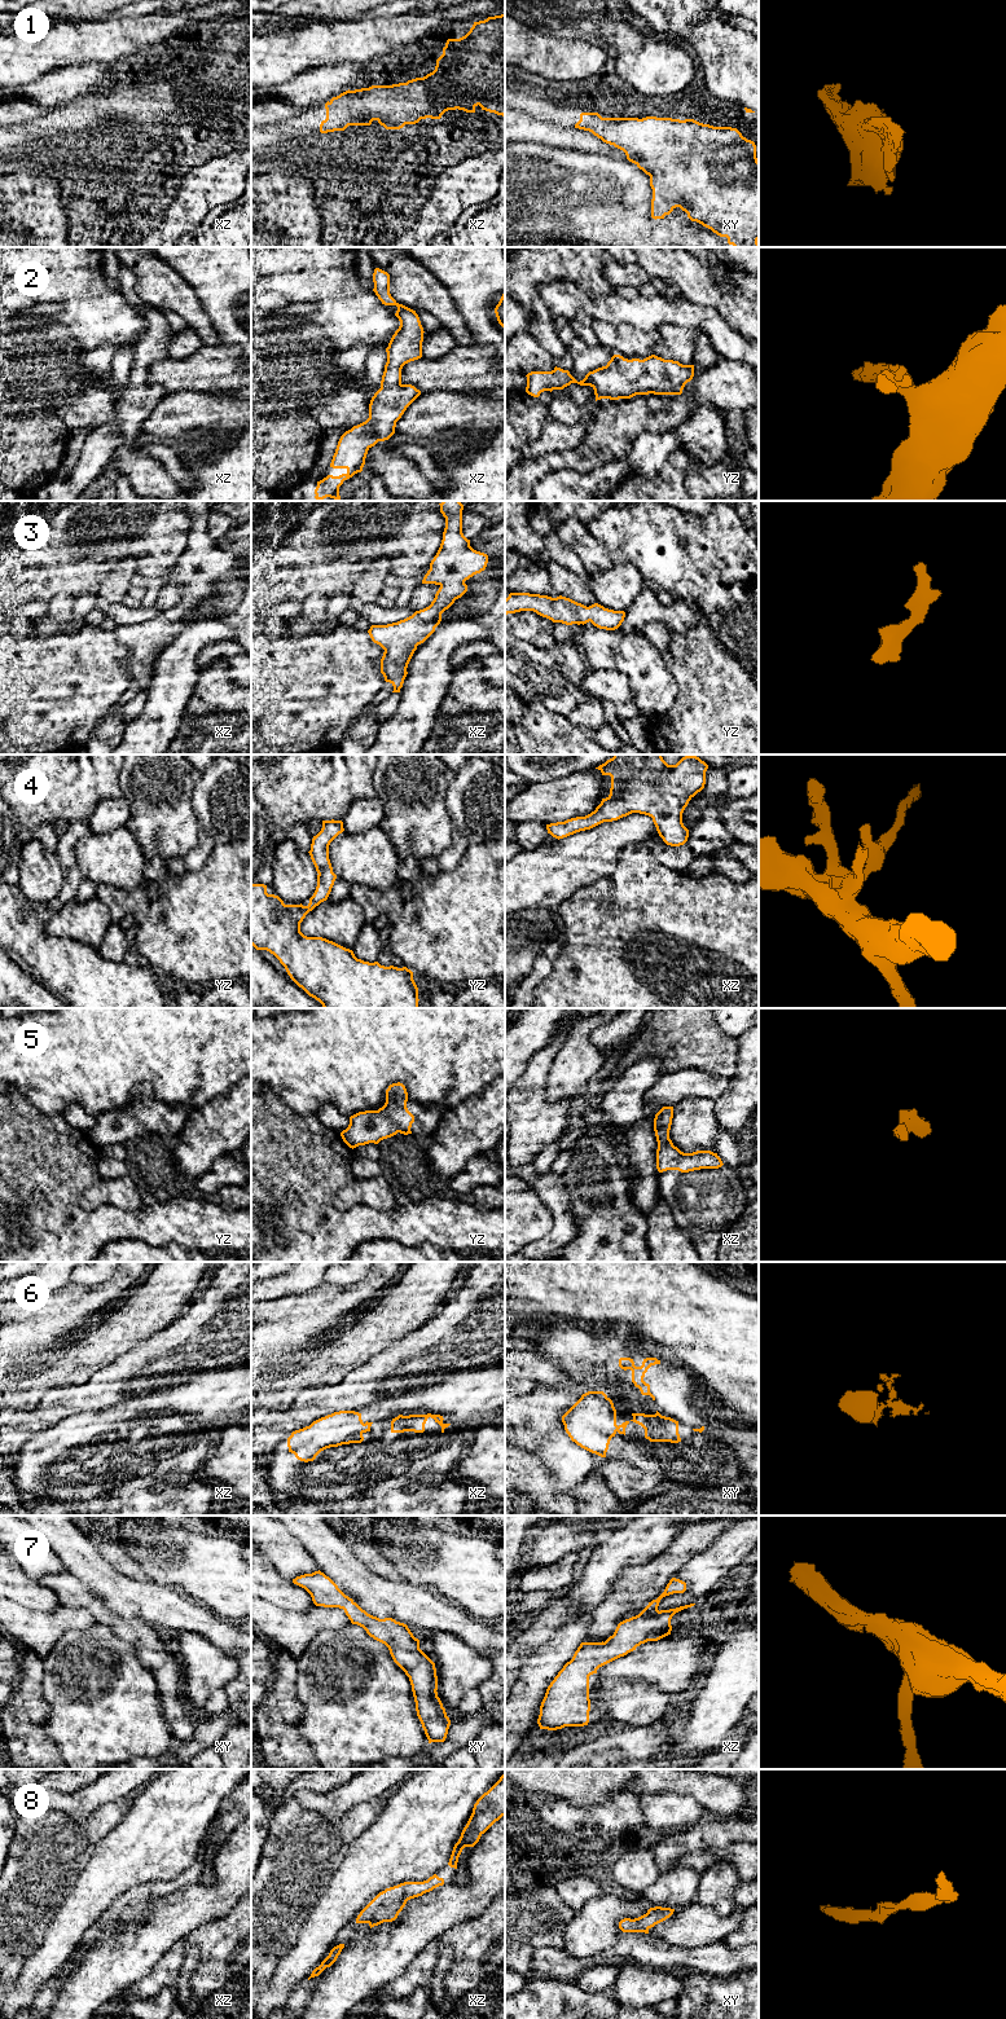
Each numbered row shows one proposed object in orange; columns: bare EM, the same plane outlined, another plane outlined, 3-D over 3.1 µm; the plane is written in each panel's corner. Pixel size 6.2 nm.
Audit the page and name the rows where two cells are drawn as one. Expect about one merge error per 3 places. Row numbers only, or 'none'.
none

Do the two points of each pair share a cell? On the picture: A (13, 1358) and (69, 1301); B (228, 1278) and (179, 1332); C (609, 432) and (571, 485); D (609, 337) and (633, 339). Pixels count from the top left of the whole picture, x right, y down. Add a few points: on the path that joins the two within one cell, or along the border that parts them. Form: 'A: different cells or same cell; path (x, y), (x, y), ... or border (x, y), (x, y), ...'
A: same cell; path (26, 1344), (55, 1315)
B: same cell; path (220, 1292), (193, 1319)
C: different cells; border (609, 462), (585, 473), (576, 473), (565, 467)
D: same cell; path (615, 339), (627, 339)

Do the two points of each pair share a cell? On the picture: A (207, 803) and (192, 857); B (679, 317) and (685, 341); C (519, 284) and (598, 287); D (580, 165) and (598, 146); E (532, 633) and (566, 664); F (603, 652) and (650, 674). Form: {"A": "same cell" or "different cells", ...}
{"A": "same cell", "B": "different cells", "C": "same cell", "D": "different cells", "E": "different cells", "F": "same cell"}

